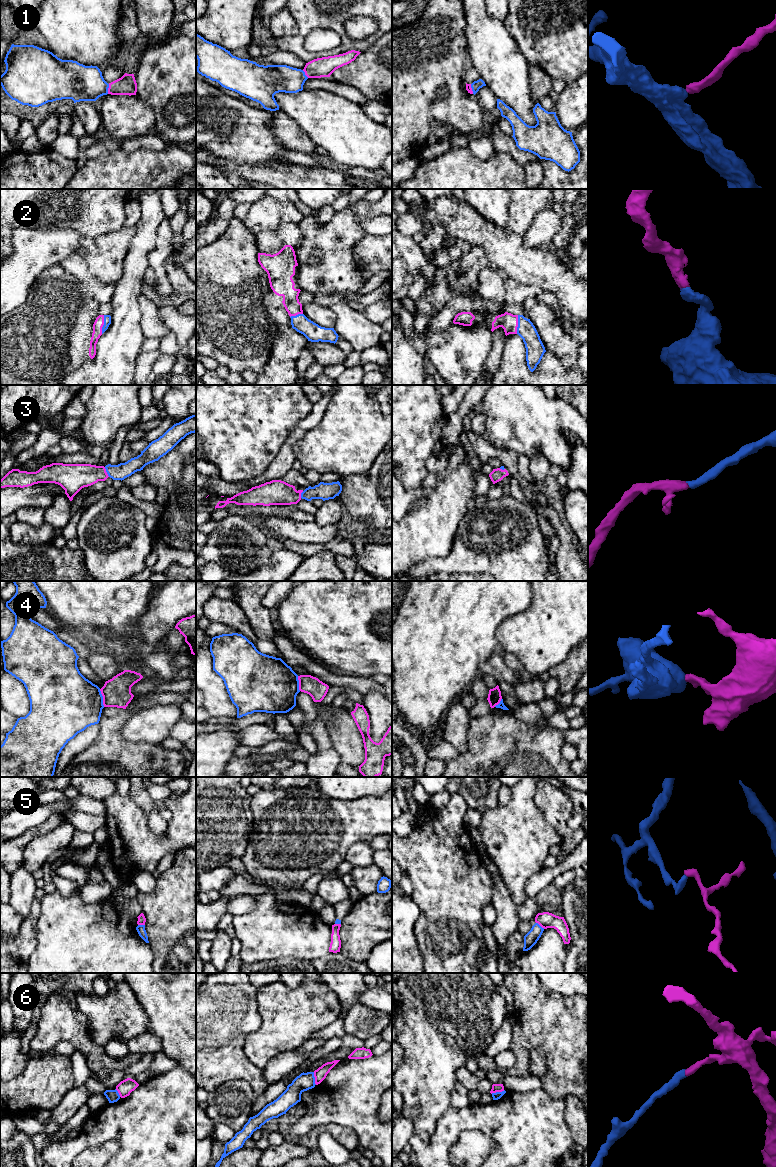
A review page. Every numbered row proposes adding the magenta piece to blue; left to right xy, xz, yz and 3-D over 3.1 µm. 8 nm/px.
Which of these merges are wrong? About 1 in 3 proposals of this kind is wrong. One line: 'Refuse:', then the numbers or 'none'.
Refuse: 4, 5, 6

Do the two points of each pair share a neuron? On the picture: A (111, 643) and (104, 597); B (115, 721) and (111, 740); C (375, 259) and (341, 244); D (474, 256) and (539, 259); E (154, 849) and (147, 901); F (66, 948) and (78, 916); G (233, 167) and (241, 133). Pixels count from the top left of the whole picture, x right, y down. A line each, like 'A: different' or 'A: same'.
A: same
B: same
C: different
D: different
E: different
F: same
G: different

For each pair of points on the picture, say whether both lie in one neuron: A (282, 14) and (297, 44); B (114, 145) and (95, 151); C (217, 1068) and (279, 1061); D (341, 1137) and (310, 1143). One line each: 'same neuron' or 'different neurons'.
A: different neurons
B: same neuron
C: different neurons
D: same neuron

